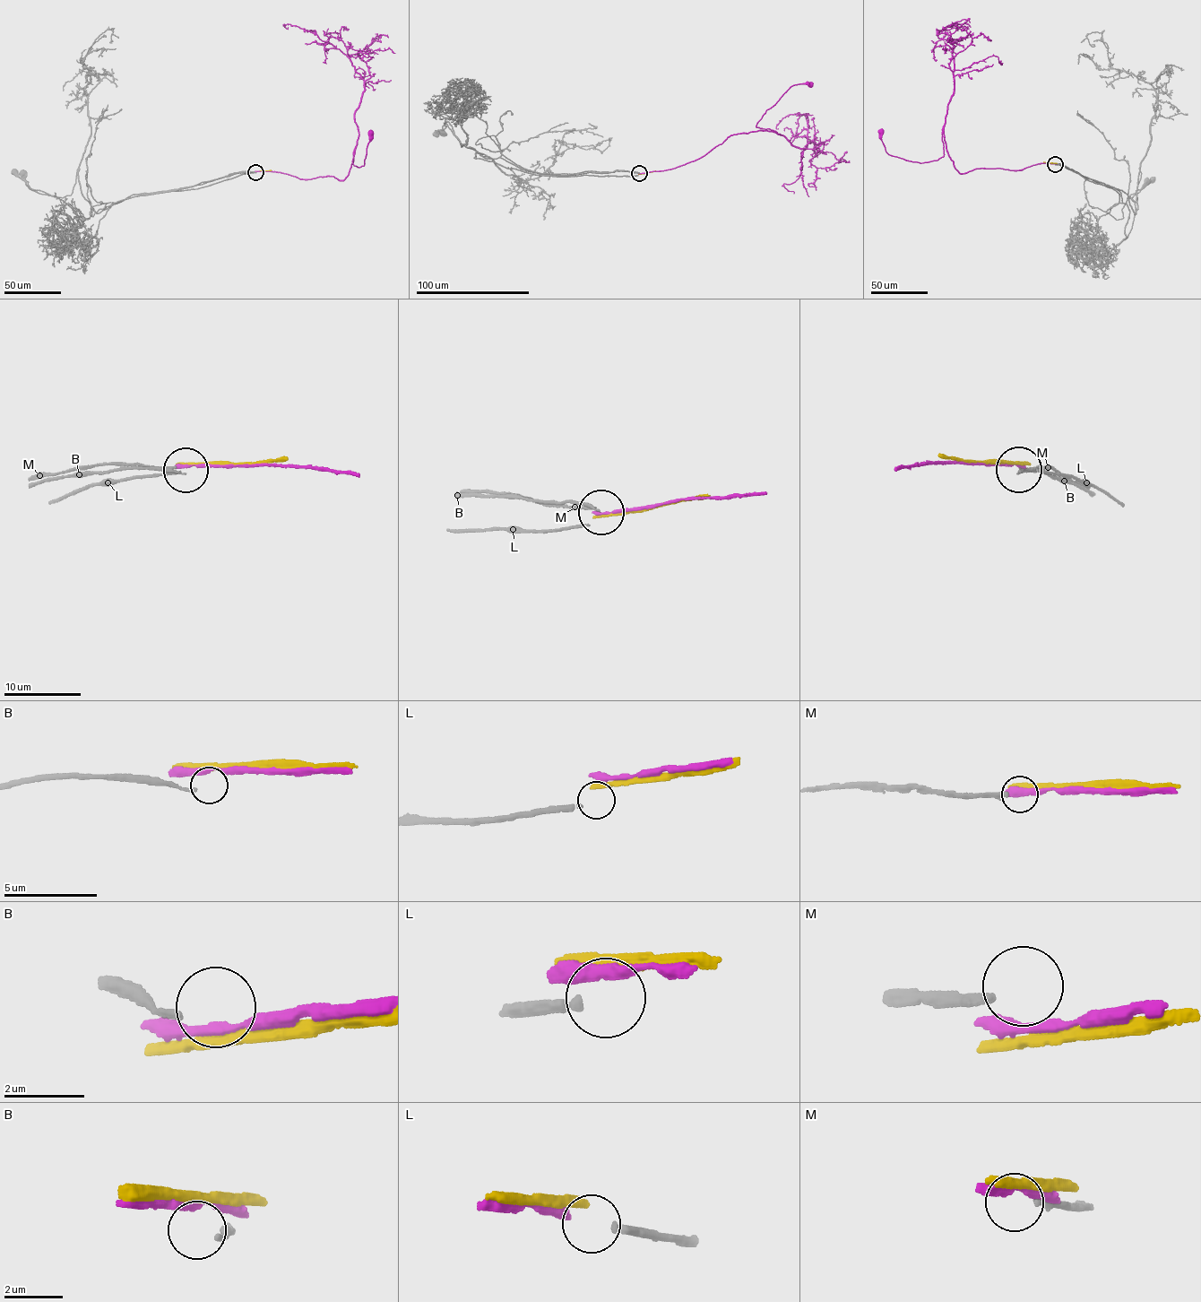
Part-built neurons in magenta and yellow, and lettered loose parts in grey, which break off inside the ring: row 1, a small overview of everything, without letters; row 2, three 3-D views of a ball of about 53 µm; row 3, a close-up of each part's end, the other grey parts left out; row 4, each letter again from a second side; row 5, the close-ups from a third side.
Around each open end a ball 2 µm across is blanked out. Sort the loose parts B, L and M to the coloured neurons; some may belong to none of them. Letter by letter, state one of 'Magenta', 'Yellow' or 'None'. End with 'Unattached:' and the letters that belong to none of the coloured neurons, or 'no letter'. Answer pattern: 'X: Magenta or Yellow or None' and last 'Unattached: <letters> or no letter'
B: None
L: None
M: None
Unattached: B, L, M

